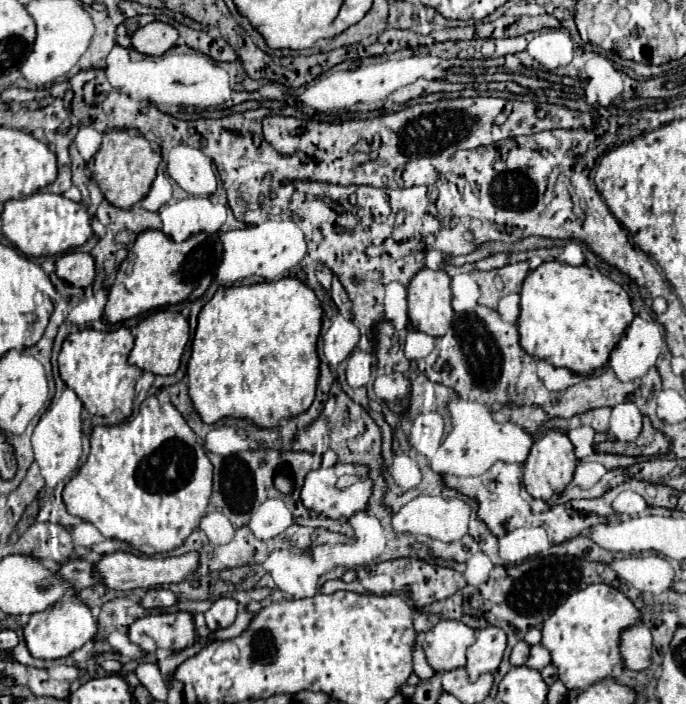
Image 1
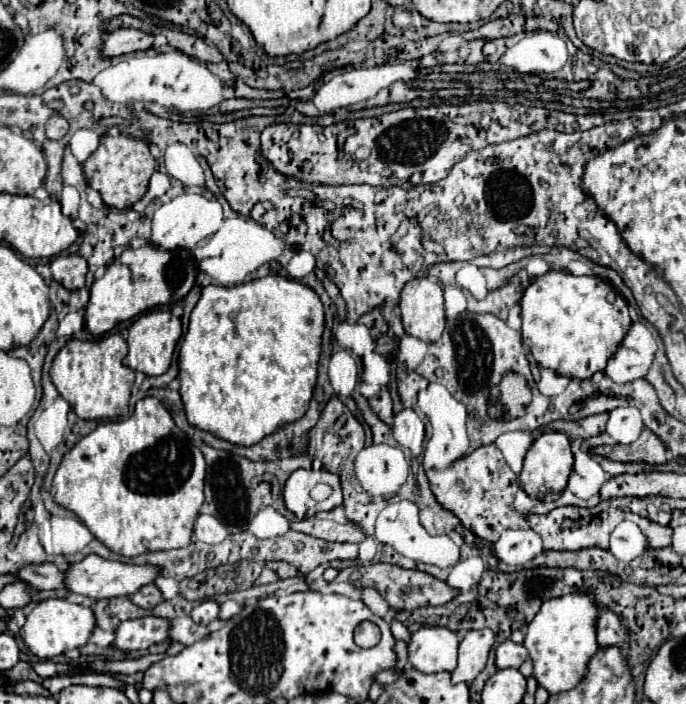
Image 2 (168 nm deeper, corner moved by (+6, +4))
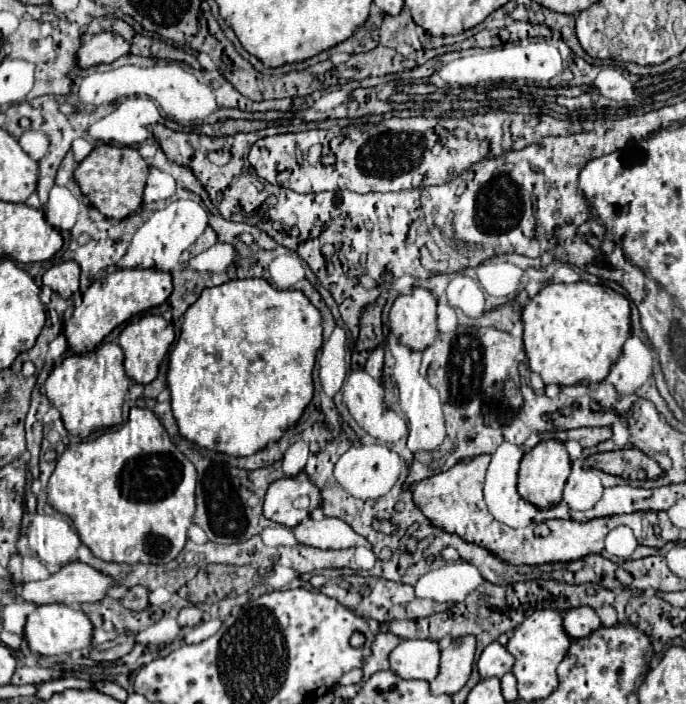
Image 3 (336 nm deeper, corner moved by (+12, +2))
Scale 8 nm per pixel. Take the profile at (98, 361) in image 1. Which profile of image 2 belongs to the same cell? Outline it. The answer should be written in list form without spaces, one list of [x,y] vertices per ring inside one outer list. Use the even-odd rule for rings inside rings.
[[[108,334],[98,340],[70,340],[54,358],[50,378],[58,394],[72,406],[82,420],[104,420],[128,416],[128,400],[134,384],[134,370],[122,364],[128,352],[126,340],[120,334]]]

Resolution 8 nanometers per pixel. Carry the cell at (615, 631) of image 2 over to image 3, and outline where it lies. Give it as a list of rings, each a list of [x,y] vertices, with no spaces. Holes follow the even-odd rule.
[[[588,606],[572,608],[572,610],[566,610],[564,614],[564,630],[570,634],[570,638],[586,638],[600,626],[602,622],[598,614]]]

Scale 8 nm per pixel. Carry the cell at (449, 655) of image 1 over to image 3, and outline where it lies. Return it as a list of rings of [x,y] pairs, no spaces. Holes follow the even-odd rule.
[[[402,640],[390,654],[392,672],[400,678],[432,682],[440,670],[440,648],[434,640]]]

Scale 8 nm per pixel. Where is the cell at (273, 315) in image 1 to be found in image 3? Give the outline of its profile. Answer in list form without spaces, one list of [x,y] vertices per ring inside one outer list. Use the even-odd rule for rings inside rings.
[[[264,278],[230,280],[216,288],[204,288],[200,298],[186,310],[186,314],[182,316],[180,322],[182,322],[180,338],[170,352],[170,364],[168,364],[168,390],[172,396],[172,412],[178,422],[180,434],[190,442],[196,442],[214,452],[224,452],[228,456],[250,456],[250,454],[262,450],[268,442],[280,440],[282,434],[286,432],[286,428],[292,426],[302,416],[304,408],[312,400],[312,392],[314,392],[312,370],[314,370],[314,362],[316,362],[316,352],[322,346],[322,318],[320,318],[318,308],[314,308],[312,302],[300,290],[276,290]]]

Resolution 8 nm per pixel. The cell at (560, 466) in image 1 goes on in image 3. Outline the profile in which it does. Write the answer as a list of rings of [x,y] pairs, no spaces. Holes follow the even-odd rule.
[[[542,440],[530,452],[526,452],[520,462],[518,494],[538,508],[554,506],[562,500],[562,490],[568,474],[570,474],[570,458],[564,444],[558,440]]]

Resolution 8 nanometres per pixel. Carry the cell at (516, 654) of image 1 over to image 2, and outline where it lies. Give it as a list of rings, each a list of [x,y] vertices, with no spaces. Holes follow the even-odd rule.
[[[504,640],[496,648],[496,668],[520,668],[520,664],[528,658],[528,652],[522,644],[514,644],[512,640]]]

